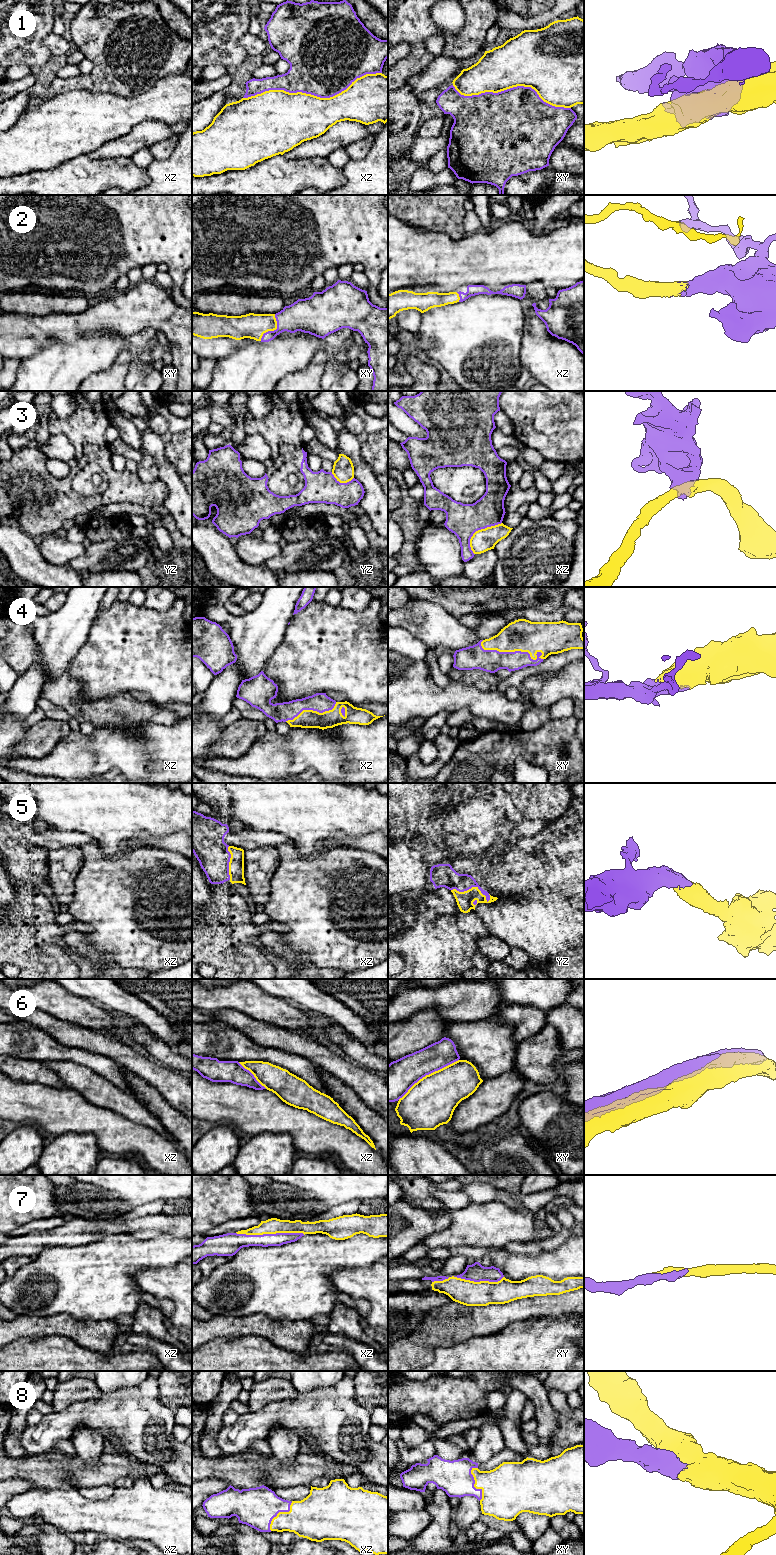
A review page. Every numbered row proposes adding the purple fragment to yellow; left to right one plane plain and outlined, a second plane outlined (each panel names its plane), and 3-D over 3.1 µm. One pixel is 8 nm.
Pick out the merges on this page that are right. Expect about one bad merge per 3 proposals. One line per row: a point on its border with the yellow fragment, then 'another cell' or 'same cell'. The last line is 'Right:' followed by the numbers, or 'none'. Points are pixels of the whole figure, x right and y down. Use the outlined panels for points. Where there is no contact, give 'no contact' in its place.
1: meets yellow in xz at (312, 95); another cell
2: meets yellow in xy at (273, 330); same cell
3: meets yellow in xz at (478, 530); another cell
4: meets yellow in xy at (511, 651); same cell
5: meets yellow in yz at (472, 887); same cell
6: meets yellow in xy at (429, 1074); same cell
7: meets yellow in xz at (270, 1233); same cell
8: meets yellow in xy at (474, 1485); same cell
Right: 2, 4, 5, 6, 7, 8

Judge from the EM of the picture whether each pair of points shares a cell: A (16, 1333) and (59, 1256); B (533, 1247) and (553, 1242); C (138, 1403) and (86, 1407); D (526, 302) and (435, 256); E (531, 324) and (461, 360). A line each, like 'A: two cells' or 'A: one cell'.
A: two cells
B: one cell
C: one cell
D: two cells
E: two cells

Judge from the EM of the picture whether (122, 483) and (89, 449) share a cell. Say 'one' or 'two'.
one

